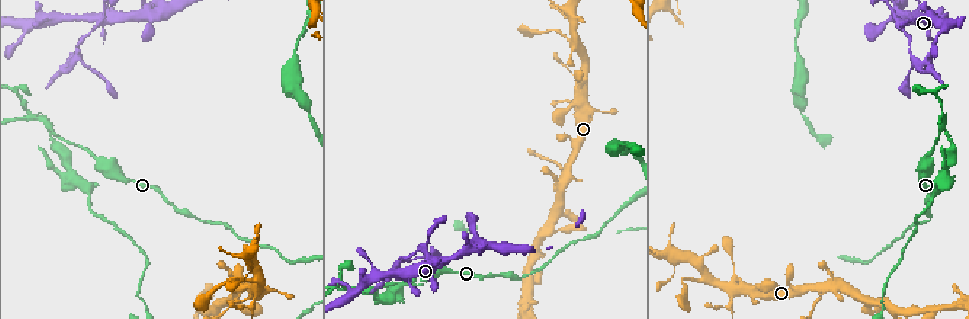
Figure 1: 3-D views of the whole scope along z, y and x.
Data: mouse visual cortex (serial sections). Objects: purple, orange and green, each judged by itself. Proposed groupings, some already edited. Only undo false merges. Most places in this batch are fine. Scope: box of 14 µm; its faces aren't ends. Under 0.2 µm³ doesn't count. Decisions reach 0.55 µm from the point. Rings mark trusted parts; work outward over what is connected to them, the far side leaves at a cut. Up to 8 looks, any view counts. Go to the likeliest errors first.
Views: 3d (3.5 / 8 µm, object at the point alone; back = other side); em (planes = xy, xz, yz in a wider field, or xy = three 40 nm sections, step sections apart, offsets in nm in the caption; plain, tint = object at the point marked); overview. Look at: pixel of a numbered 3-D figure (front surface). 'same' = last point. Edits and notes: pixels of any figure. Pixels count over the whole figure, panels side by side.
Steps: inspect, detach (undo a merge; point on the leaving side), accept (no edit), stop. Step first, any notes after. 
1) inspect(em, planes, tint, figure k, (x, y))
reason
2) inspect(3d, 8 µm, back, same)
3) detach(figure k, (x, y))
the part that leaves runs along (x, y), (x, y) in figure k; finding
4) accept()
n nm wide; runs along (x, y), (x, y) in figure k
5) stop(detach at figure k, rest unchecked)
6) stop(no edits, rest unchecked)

inspect(3d, 8 µm, figure 1, (48, 130))
three arms meet

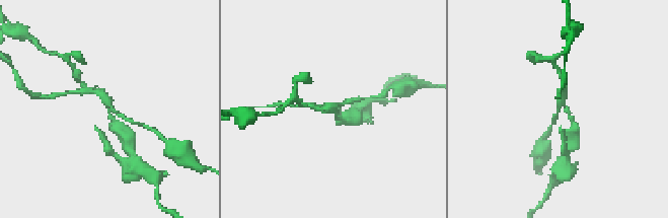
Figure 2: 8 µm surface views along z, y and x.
inspect(em, xy, step 3, tint, figure 2, (107, 104))
3 arms; arms of 150, 150, 200 nm; now the EM

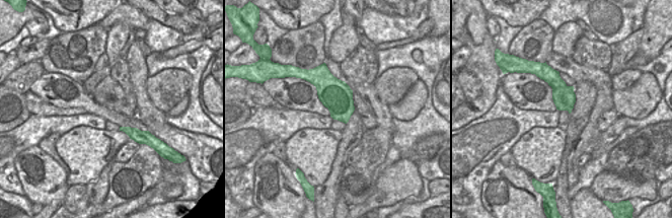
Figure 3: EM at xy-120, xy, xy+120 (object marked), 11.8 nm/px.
detach(figure 2, (339, 120))
the part that leaves runs along (565, 105), (575, 125), (573, 141) in figure 2; a second cell is stuck on

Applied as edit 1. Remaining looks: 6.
inspect(3d, 3.5 µm, figure 1, (816, 284))
thin neck

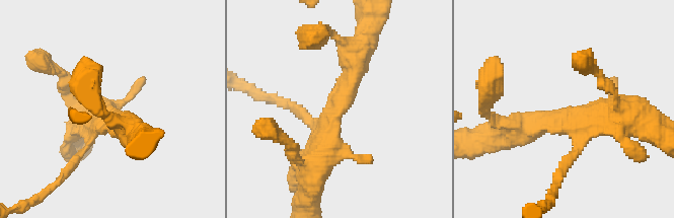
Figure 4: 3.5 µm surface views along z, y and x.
inspect(em, xy, step 5, tint, figure 4, (575, 119))
need the tissue

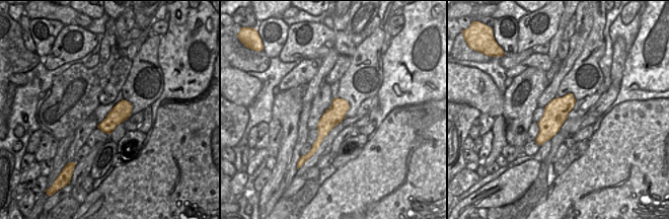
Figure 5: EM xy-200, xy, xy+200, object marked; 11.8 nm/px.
accept()
runs along (354, 61), (310, 175) in figure 4; all the same cell

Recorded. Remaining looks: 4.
inspect(3d, 8 µm, figure 1, (419, 249))
two arms in line, one across

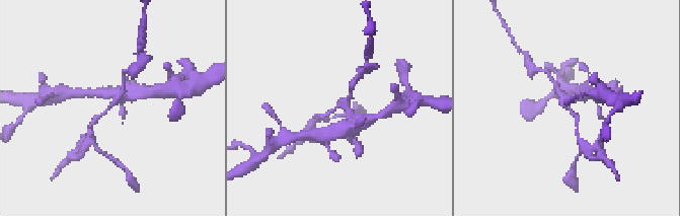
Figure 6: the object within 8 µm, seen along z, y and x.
inspect(3d, 3.5 µm, figure 6, (340, 106))
closer look

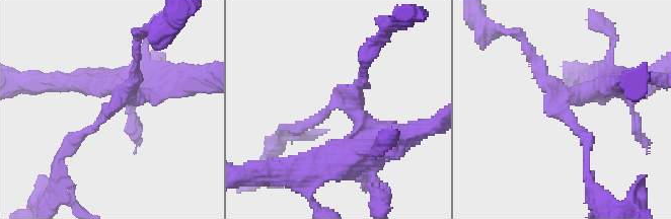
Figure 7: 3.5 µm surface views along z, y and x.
inspect(em, xy, step 5, tint, figure 7, (338, 100))
3 arms; arms of 200, 200, 250 nm

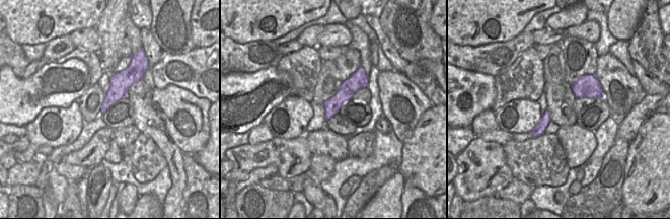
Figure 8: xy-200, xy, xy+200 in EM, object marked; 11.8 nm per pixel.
detach(figure 7, (537, 73))
the part that leaves runs along (569, 95), (586, 161) in figure 7; a second cell is stuck on

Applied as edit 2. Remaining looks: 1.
stop(detach at figure 2, detach at figure 7, rest unchecked)

